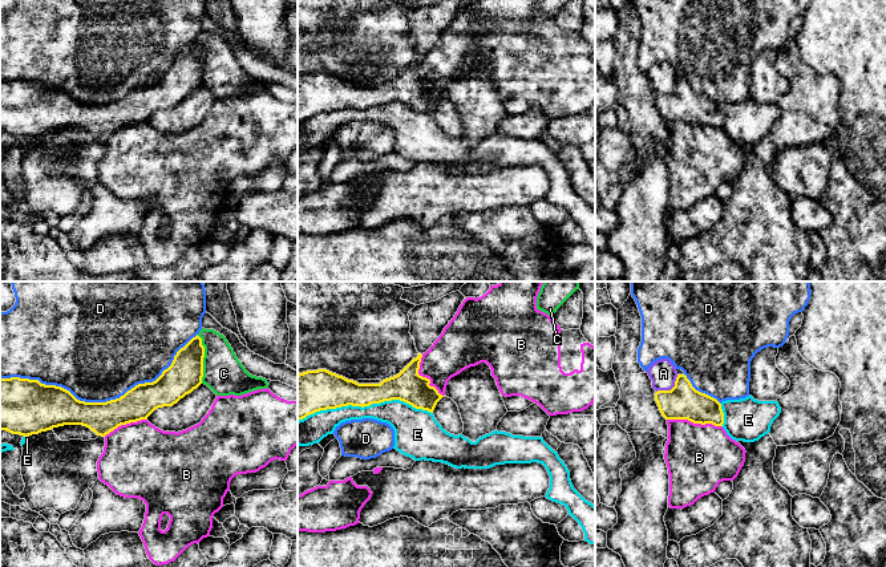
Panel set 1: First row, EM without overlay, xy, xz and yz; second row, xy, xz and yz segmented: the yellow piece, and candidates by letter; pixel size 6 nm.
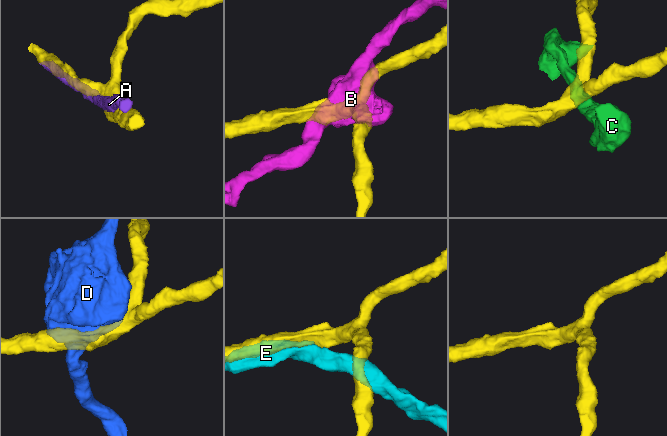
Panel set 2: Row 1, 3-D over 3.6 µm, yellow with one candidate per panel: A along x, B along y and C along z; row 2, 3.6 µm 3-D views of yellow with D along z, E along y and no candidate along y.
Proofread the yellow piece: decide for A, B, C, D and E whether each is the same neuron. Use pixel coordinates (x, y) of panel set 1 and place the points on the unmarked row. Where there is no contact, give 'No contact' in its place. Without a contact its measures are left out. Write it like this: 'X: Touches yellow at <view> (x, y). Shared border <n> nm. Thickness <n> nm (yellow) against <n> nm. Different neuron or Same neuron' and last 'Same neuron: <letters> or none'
A: Touches yellow at yz (671, 92). Shared border 170 nm. Thickness 220 nm (yellow) against 160 nm. Different neuron
B: Touches yellow at yz (695, 125). Shared border 340 nm. Thickness 220 nm (yellow) against 400 nm. Different neuron
C: Touches yellow at xy (202, 61). Shared border 300 nm. Thickness 200 nm (yellow) against 240 nm. Different neuron
D: Touches yellow at xy (101, 105). Shared border 1200 nm. Thickness 220 nm (yellow) against 500 nm. Different neuron
E: Touches yellow at xz (364, 108). Shared border 800 nm. Thickness 220 nm (yellow) against 180 nm. Different neuron
Same neuron: none

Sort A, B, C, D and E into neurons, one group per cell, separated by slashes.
A / B / C / D / E

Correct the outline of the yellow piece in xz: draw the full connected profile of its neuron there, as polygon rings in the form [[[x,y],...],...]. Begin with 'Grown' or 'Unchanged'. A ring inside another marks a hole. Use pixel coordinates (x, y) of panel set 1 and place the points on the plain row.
Unchanged. [[[418,56],[399,77],[380,86],[359,86],[327,72],[299,76],[298,123],[320,113],[348,108],[364,110],[392,102],[433,116],[445,98],[429,88],[429,81],[418,77],[421,60]]]

